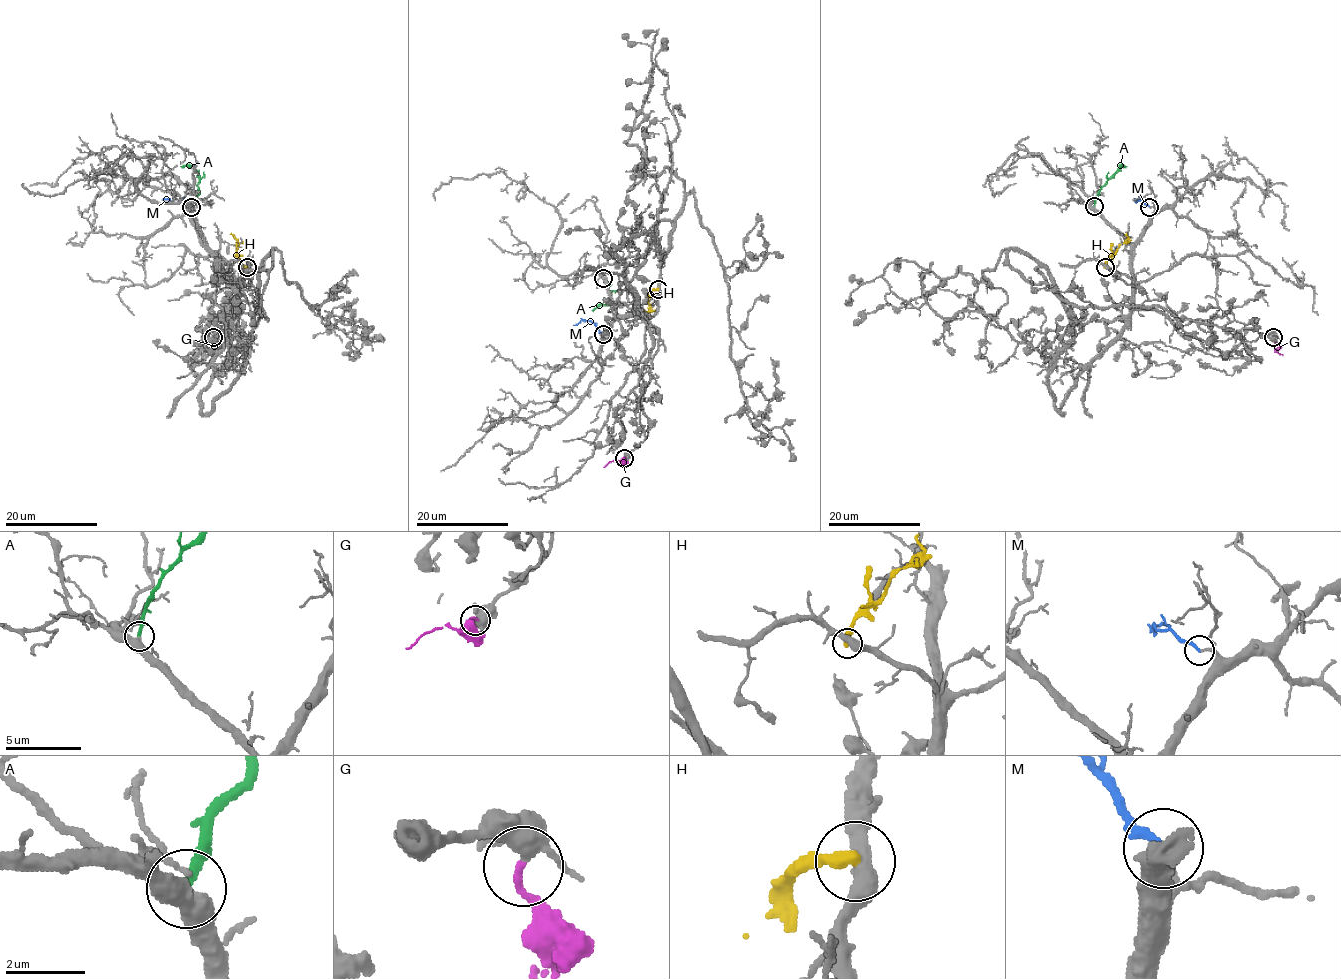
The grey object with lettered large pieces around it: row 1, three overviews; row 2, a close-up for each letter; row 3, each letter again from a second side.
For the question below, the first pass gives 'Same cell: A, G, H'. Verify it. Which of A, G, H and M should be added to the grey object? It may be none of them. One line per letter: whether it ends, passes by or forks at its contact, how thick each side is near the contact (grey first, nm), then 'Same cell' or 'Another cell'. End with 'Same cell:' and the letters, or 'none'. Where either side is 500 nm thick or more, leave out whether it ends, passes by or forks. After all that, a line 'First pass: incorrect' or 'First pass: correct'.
A: Thickness 500 nm (grey) against 240 nm. Same cell
G: It ends there. Thickness 380 nm (grey) against 220 nm. Same cell
H: It ends there. Thickness 480 nm (grey) against 360 nm. Another cell
M: It ends there. Thickness 130 nm (grey) against 200 nm. Same cell
Same cell: A, G, M
First pass: incorrect

